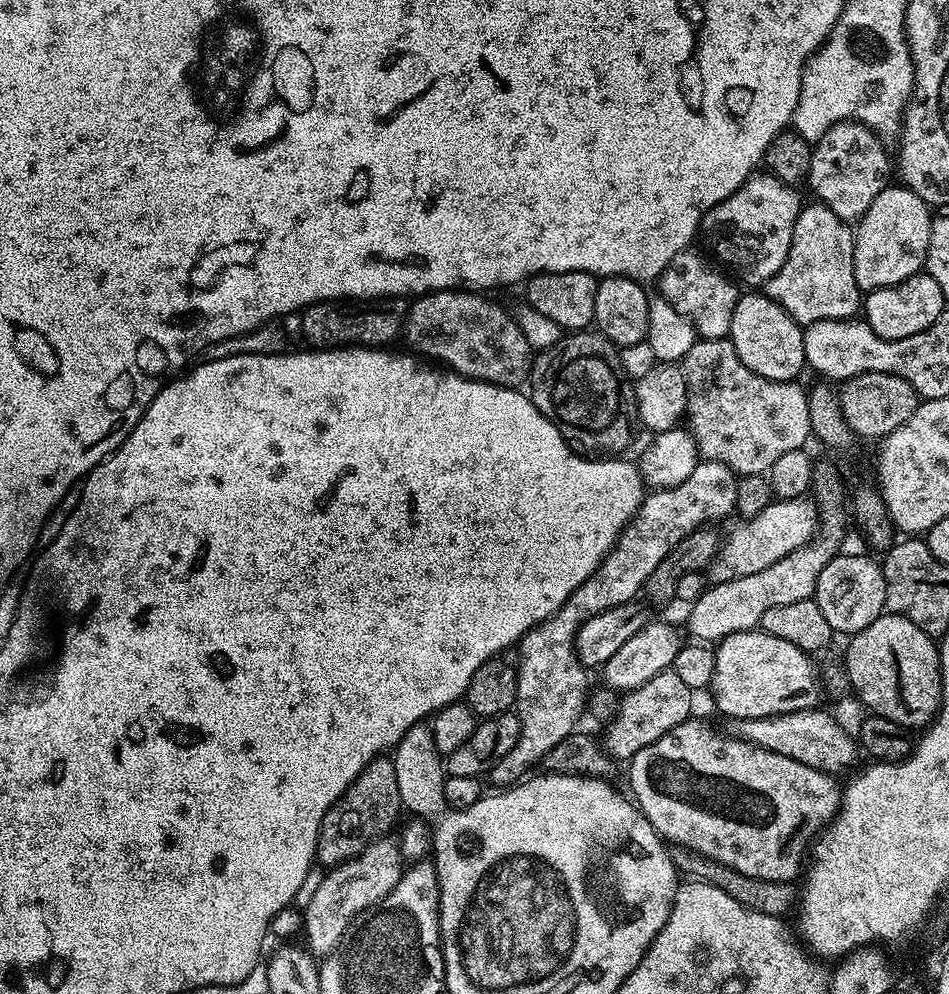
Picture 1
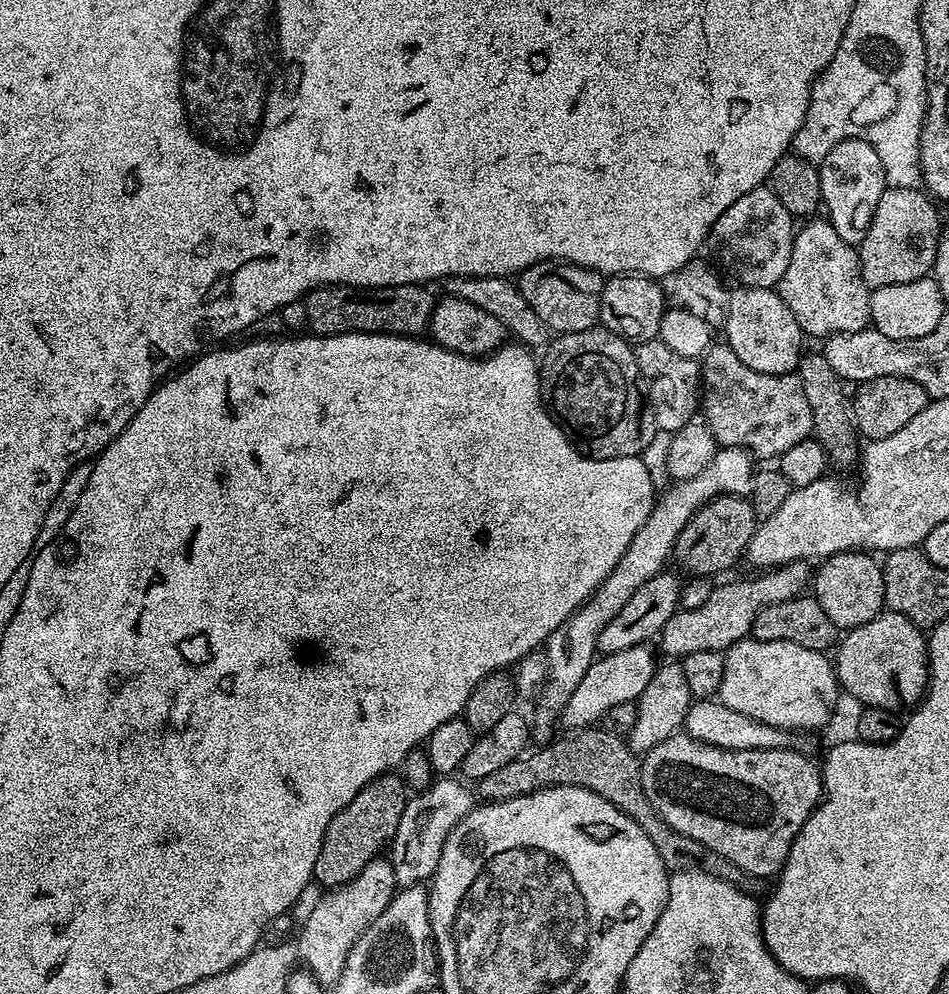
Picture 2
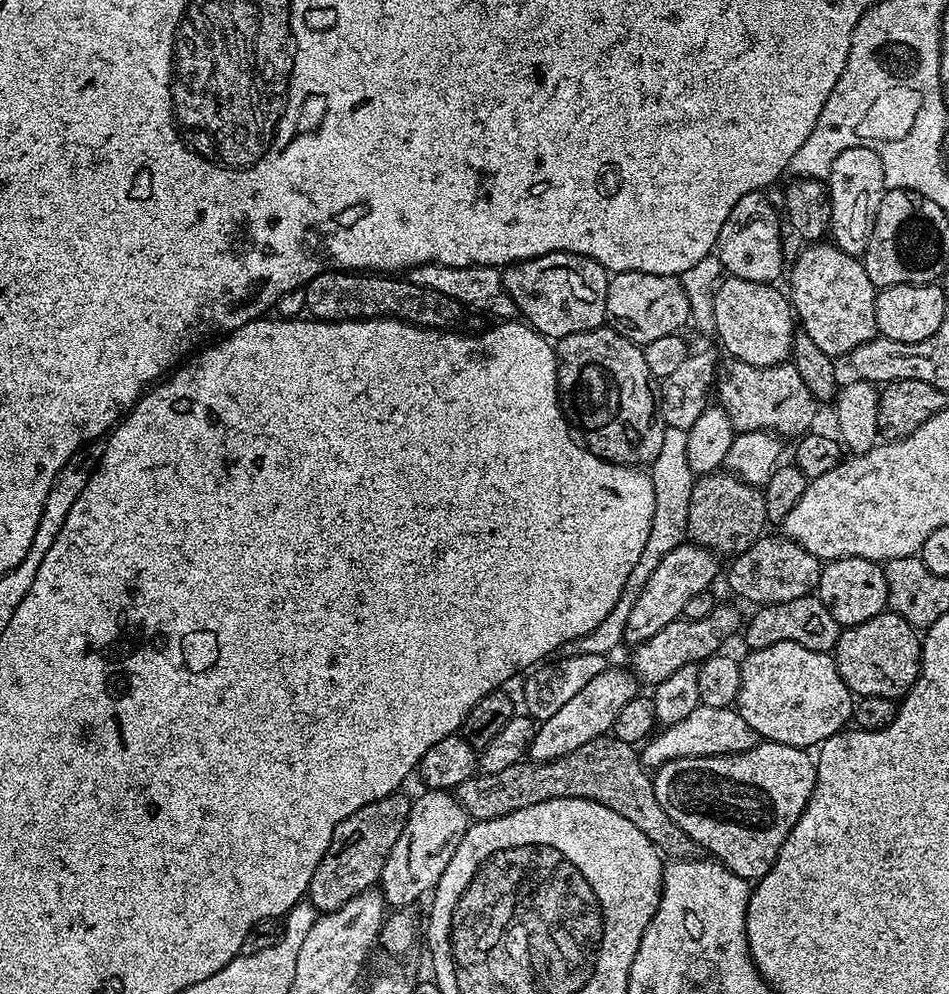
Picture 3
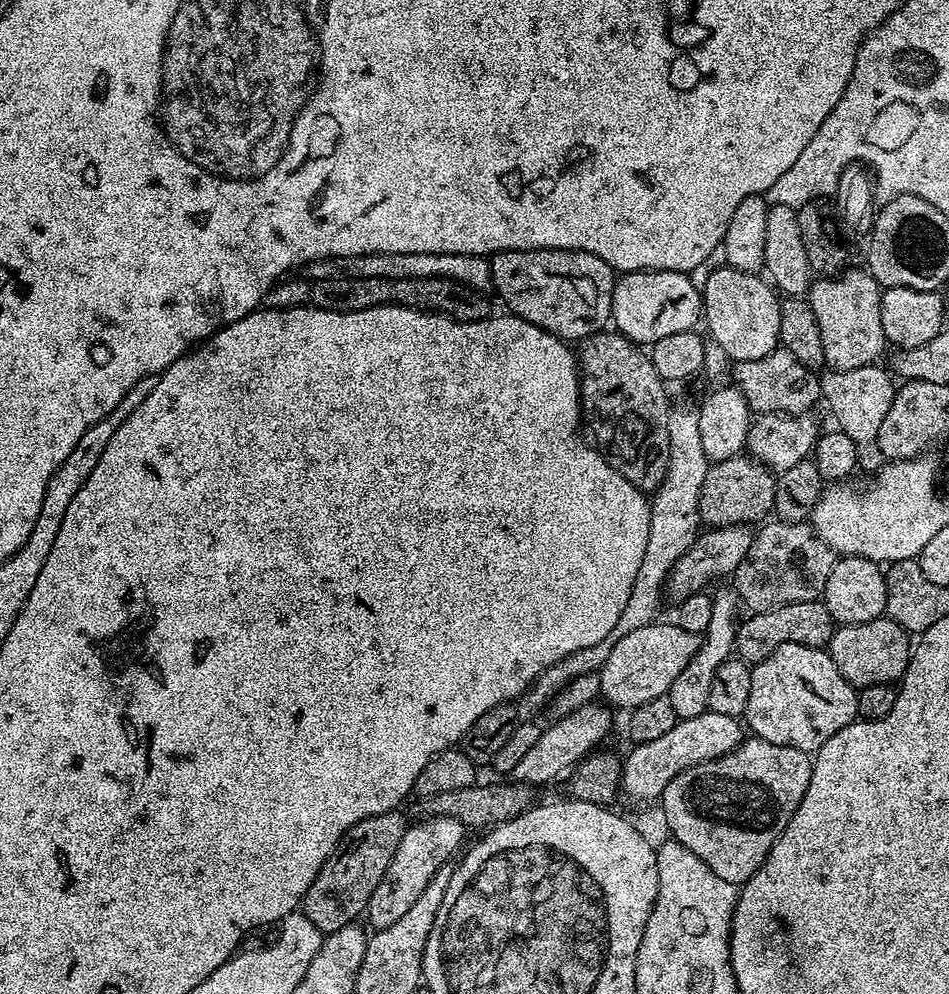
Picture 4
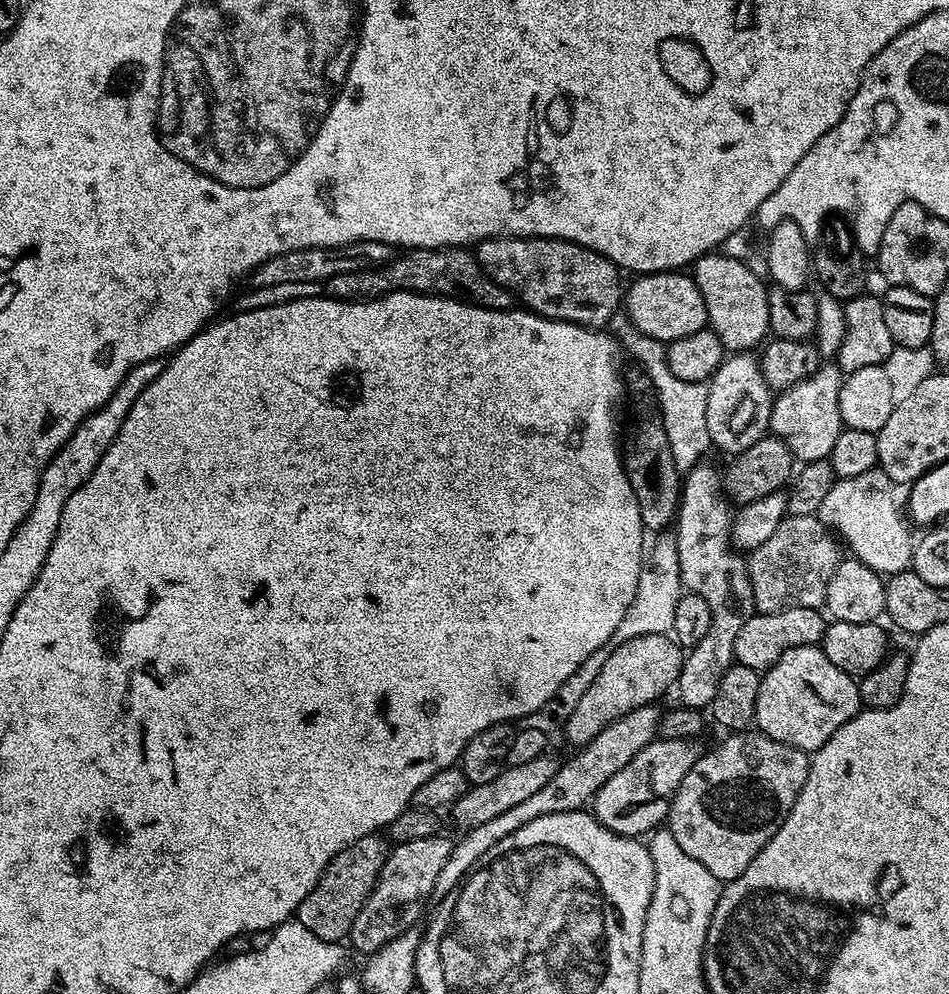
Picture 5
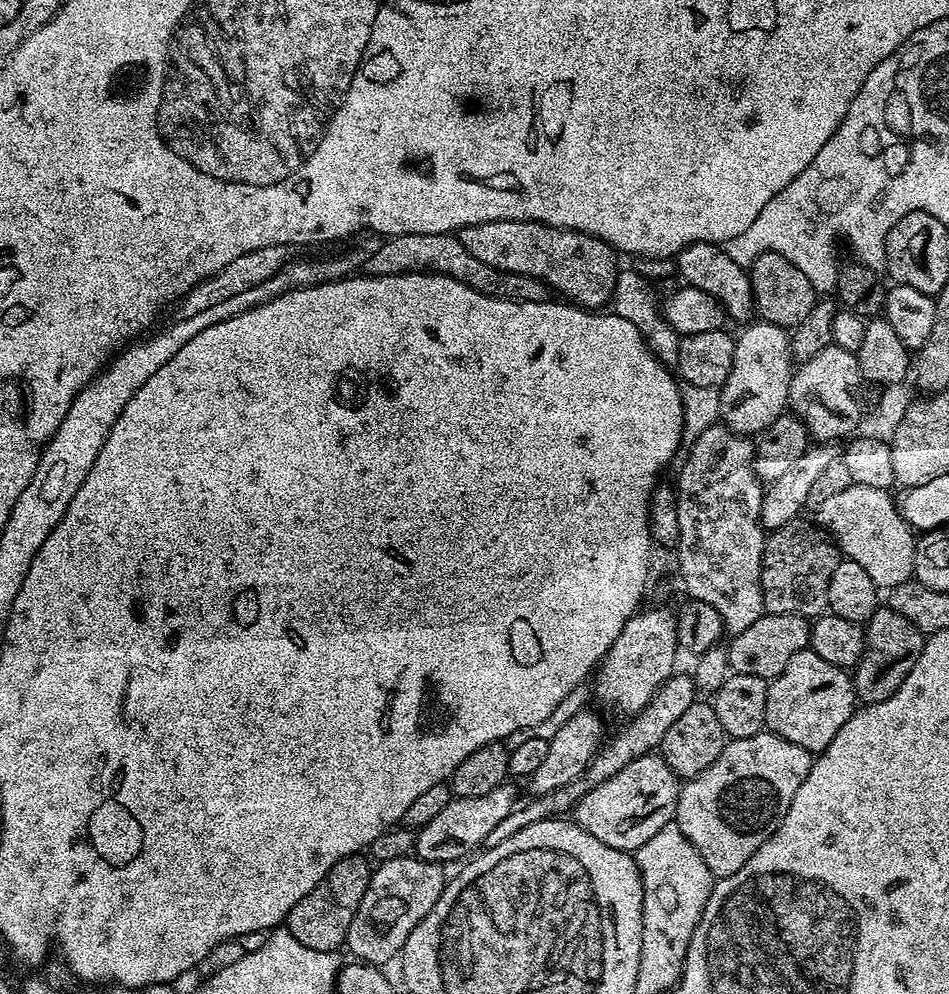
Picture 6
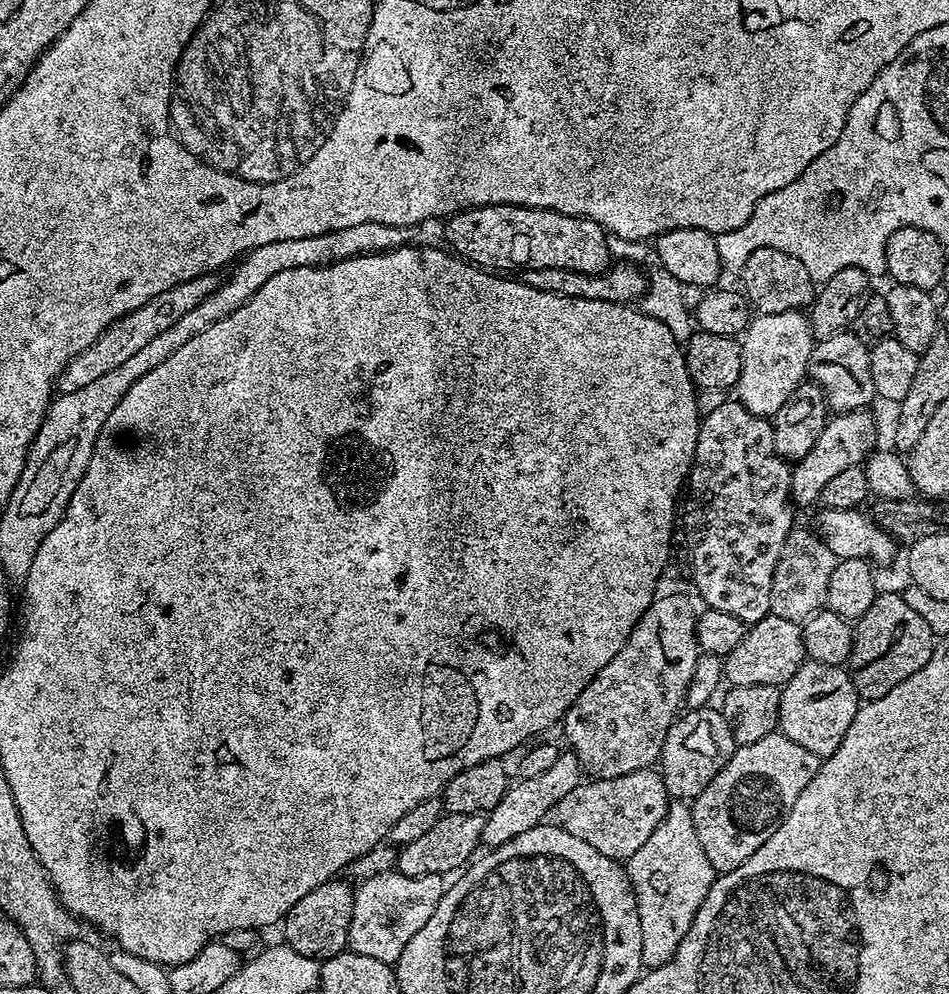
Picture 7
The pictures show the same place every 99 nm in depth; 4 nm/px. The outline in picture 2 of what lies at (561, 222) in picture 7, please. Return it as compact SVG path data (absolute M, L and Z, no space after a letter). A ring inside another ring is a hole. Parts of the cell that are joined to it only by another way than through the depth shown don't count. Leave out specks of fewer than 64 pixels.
M541 262L532 264L518 276L522 298L530 302L530 310L542 318L549 330L556 334L577 332L597 327L605 277L592 268L567 262Z

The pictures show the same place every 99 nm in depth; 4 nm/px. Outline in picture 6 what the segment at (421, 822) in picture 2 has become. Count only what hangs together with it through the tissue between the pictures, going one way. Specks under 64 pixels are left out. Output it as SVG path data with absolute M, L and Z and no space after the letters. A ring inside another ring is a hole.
M409 854L402 858L394 858L385 864L376 864L370 886L366 886L366 894L362 894L362 906L358 906L358 914L354 914L354 922L350 922L350 930L346 941L347 951L352 951L357 961L377 966L387 965L387 960L392 960L403 953L410 934L430 914L434 902L444 892L446 875L444 876L445 865L435 864L429 860L422 860L415 854Z

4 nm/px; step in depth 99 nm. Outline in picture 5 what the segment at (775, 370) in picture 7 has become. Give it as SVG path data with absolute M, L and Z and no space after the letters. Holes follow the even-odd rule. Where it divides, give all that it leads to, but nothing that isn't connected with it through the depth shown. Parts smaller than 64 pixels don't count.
M732 354L722 363L709 383L706 405L706 429L713 449L735 454L745 452L769 431L773 389L769 388L760 369L759 359L752 354Z

